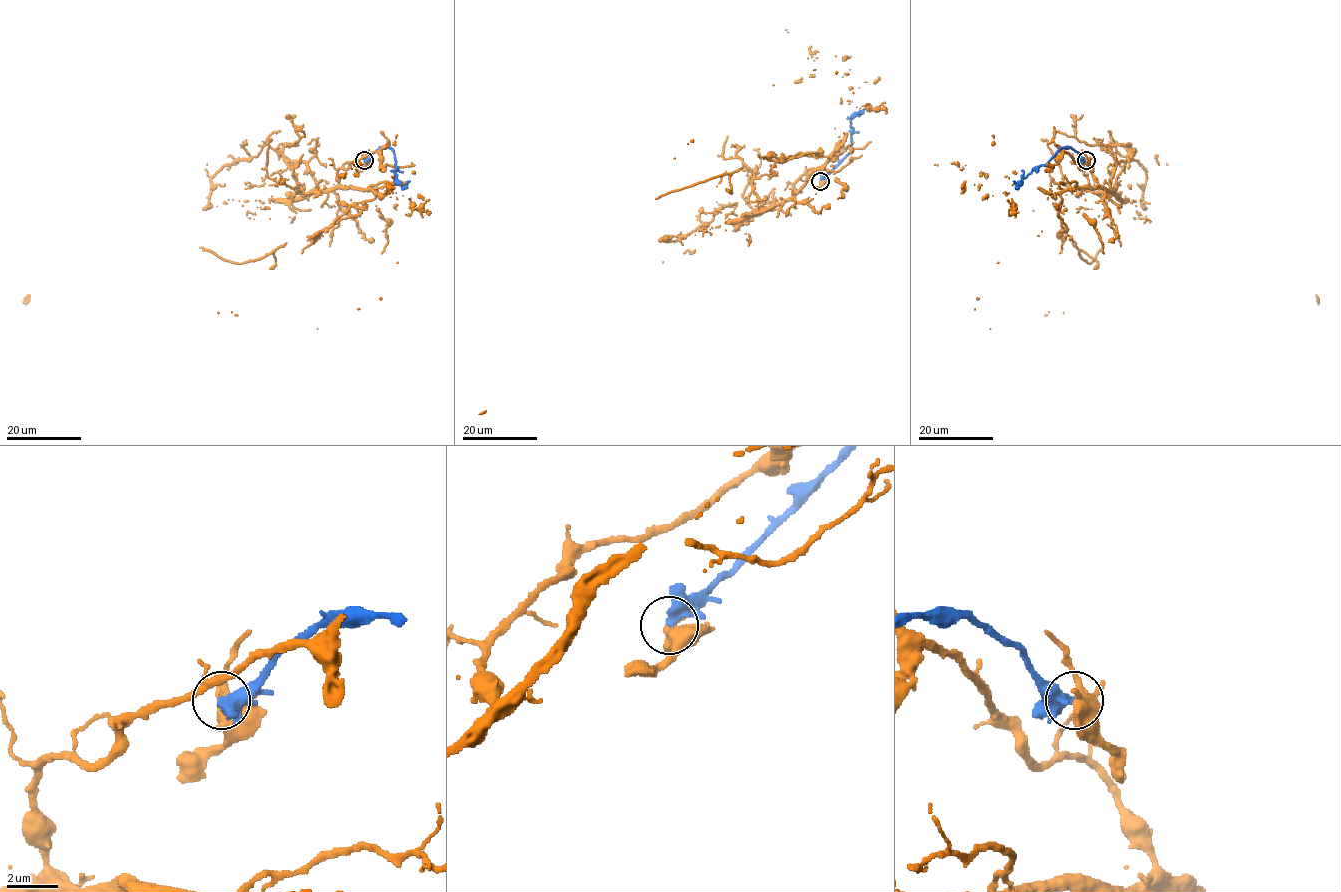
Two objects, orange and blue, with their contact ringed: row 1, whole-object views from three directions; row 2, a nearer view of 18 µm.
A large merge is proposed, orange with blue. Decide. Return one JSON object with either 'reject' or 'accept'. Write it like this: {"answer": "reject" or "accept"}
{"answer": "reject"}

